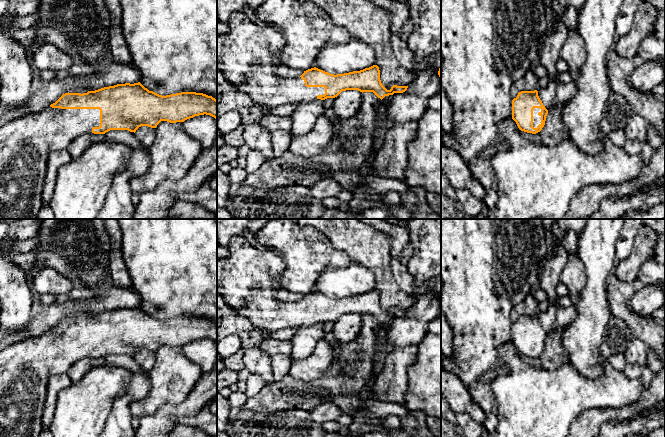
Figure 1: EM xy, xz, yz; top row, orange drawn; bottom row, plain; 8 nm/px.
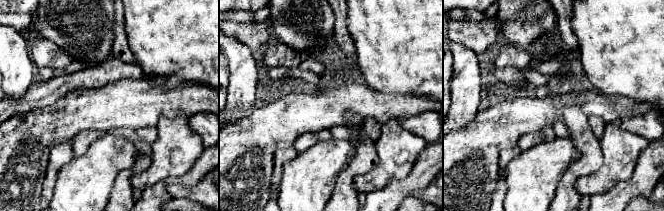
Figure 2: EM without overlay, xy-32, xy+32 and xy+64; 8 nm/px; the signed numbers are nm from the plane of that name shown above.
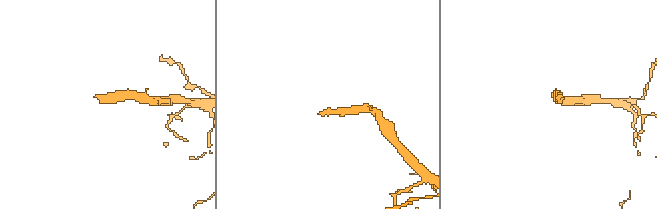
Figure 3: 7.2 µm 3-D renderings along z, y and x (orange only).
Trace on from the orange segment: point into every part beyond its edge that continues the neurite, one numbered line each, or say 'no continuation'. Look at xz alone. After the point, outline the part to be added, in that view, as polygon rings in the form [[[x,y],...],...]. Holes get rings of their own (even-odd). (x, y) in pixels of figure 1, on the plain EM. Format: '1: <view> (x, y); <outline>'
1: xz (248, 280); [[[243,236],[231,238],[228,250],[230,252],[228,257],[217,259],[217,293],[234,314],[248,318],[254,328],[269,333],[281,329],[309,327],[317,324],[318,319],[325,318],[324,311],[306,311],[301,301],[286,302],[277,298],[285,262],[274,251],[260,250]]]

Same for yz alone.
1: yz (536, 342); [[[540,332],[533,333],[533,351],[534,352],[537,352],[537,350],[541,348],[541,340],[538,339],[539,336],[541,336]]]

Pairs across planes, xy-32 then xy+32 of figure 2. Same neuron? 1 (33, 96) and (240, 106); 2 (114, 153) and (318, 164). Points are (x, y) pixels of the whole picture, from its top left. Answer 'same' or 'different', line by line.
1: different
2: same

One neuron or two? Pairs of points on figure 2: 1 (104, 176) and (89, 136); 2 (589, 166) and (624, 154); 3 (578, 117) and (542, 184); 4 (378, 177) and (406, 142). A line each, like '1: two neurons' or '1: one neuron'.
1: two neurons
2: two neurons
3: two neurons
4: one neuron

